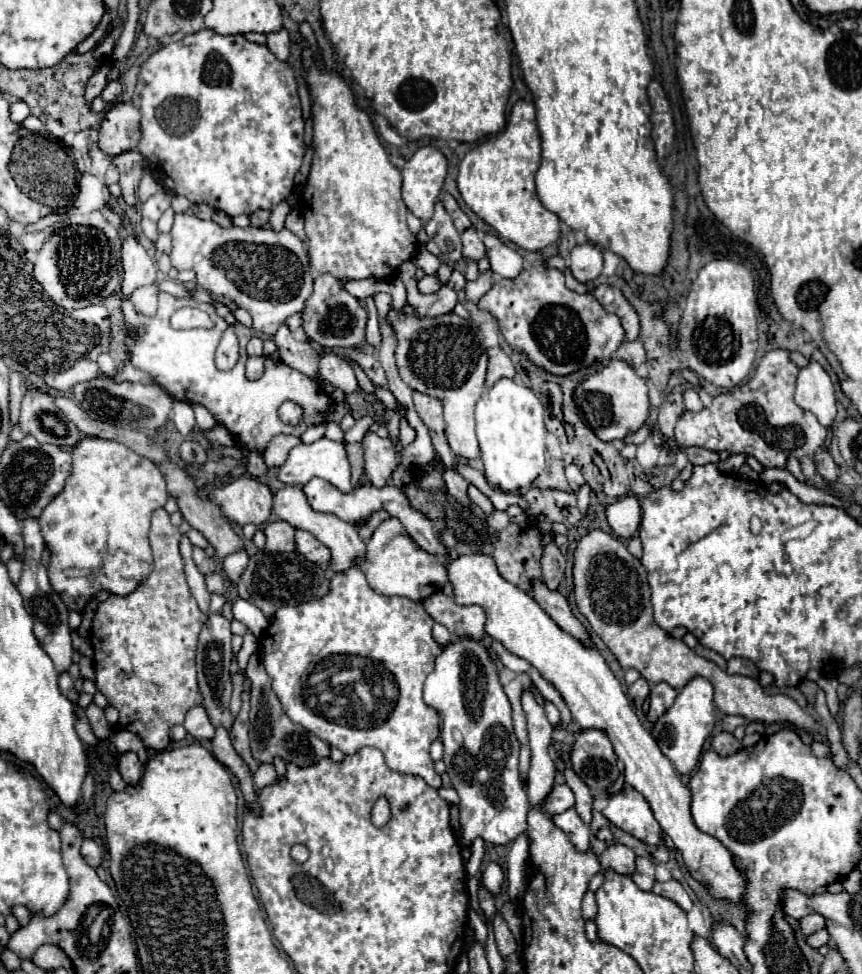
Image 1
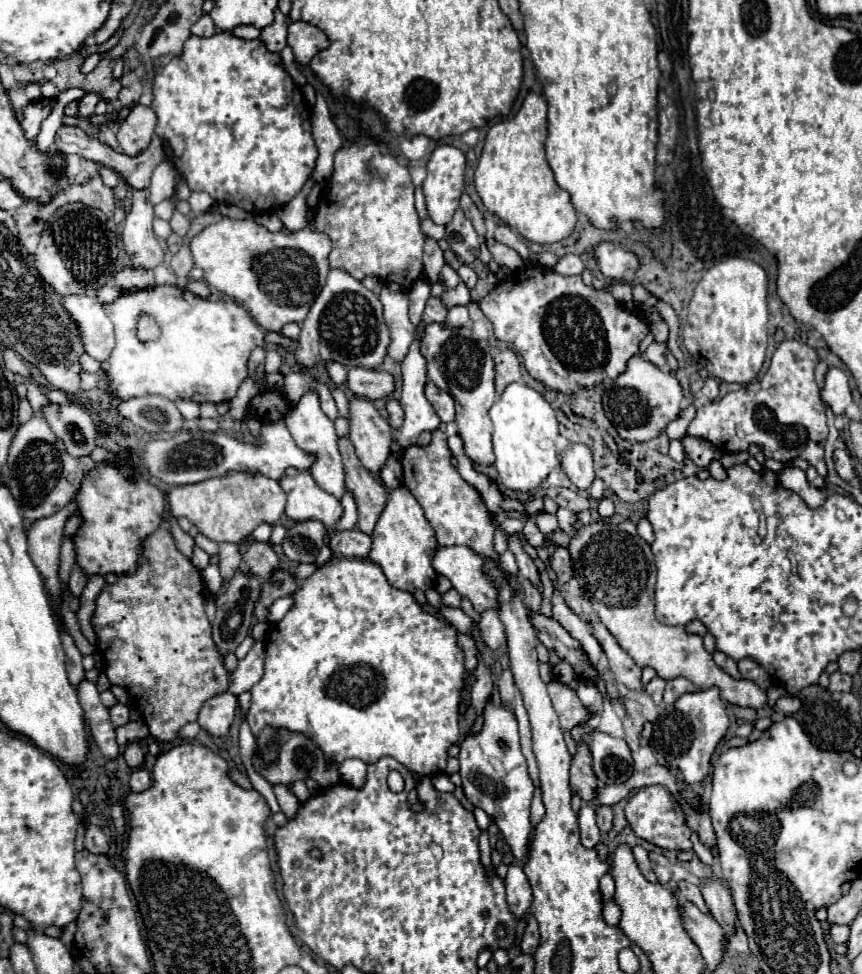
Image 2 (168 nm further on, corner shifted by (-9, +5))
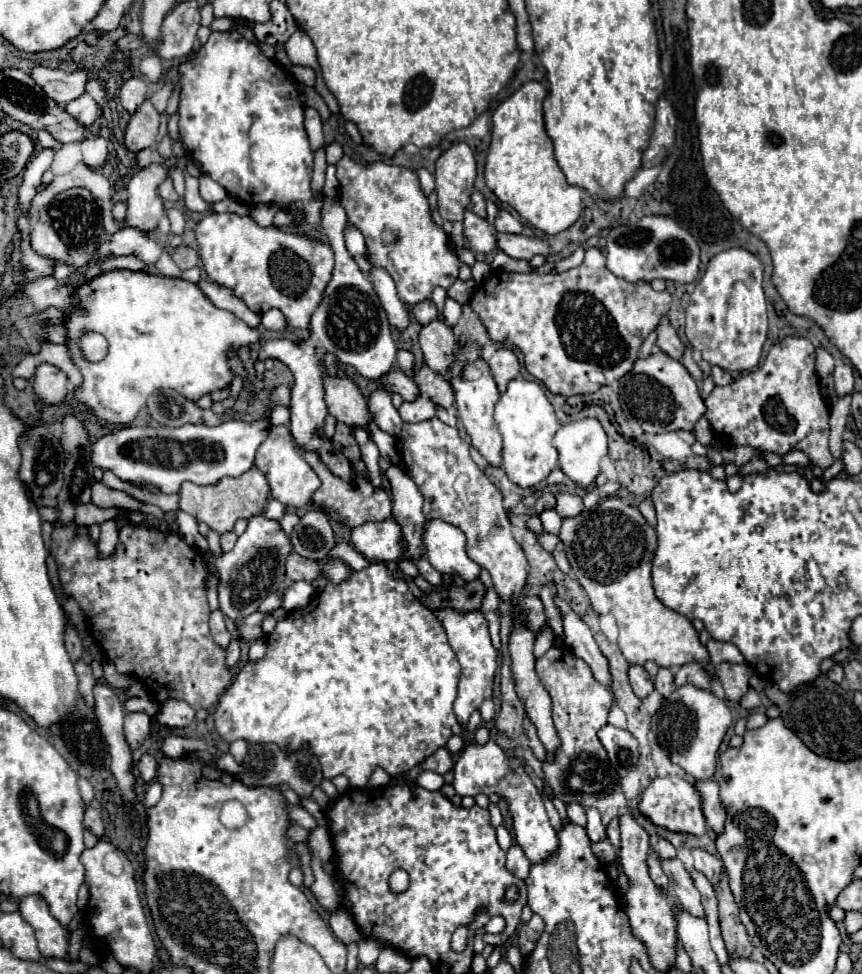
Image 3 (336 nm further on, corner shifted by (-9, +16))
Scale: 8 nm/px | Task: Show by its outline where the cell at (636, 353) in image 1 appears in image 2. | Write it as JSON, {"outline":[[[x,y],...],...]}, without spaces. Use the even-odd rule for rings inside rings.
{"outline":[[[652,343],[648,349],[646,349],[646,353],[644,353],[644,357],[650,361],[650,363],[654,363],[654,365],[658,365],[658,367],[664,367],[664,353],[666,353],[666,345],[660,345],[660,343]]]}

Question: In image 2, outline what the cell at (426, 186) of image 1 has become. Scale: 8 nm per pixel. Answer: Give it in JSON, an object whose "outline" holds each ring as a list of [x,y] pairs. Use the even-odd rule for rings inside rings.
{"outline":[[[438,145],[430,155],[422,191],[428,215],[434,223],[446,225],[458,209],[464,191],[464,167],[464,153],[452,145]]]}

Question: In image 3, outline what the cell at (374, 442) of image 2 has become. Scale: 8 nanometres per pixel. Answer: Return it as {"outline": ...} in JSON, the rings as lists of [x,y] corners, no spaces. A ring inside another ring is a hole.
{"outline":[[[324,372],[324,392],[328,414],[338,422],[348,424],[350,428],[366,428],[366,424],[372,420],[368,412],[368,400],[362,396],[352,378],[330,376]]]}

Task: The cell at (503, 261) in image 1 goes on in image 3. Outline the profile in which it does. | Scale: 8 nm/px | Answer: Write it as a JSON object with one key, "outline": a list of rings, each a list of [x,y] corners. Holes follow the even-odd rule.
{"outline":[[[498,210],[494,228],[502,234],[522,234],[522,222],[508,210]]]}

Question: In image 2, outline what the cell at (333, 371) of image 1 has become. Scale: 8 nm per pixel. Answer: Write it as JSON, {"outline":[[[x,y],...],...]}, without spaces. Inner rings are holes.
{"outline":[[[350,367],[348,369],[348,387],[358,397],[380,399],[392,393],[394,377],[382,369],[364,369],[364,367]]]}

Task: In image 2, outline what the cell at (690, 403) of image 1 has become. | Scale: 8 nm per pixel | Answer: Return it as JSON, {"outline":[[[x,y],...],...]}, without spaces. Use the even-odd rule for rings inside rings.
{"outline":[[[708,377],[708,379],[704,381],[702,393],[704,393],[704,397],[706,397],[708,401],[714,401],[714,399],[718,397],[718,379],[714,379],[714,377]]]}

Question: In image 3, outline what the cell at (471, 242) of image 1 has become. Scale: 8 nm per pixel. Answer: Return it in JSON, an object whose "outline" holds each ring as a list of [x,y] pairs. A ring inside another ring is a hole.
{"outline":[[[496,234],[496,236],[498,236],[498,248],[512,258],[532,260],[536,254],[542,254],[542,256],[554,254],[550,244],[536,236],[534,238],[528,238],[522,234]]]}

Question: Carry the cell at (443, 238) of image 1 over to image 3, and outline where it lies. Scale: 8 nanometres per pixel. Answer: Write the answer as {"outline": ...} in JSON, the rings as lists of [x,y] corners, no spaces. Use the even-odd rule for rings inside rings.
{"outline":[[[466,212],[464,216],[464,234],[468,238],[468,244],[474,252],[482,252],[482,254],[490,254],[494,252],[496,246],[496,232],[494,226],[490,226],[484,218],[476,216],[474,212]]]}

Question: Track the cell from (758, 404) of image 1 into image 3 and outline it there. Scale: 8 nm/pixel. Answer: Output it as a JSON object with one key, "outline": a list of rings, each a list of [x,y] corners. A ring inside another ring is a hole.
{"outline":[[[784,338],[782,342],[772,346],[760,368],[748,372],[746,376],[734,380],[728,386],[716,386],[704,400],[708,408],[704,416],[710,420],[716,438],[726,446],[752,446],[764,452],[776,452],[780,456],[784,456],[790,450],[802,450],[812,464],[820,466],[822,470],[830,468],[834,462],[828,450],[830,412],[820,392],[820,378],[814,368],[814,350],[816,348],[806,338]]]}

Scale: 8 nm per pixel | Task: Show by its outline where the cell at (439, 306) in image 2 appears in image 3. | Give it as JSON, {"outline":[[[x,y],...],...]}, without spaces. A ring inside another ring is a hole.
{"outline":[[[424,300],[424,302],[416,304],[416,306],[412,306],[412,314],[414,314],[416,322],[422,324],[422,326],[426,326],[426,324],[432,322],[432,320],[436,320],[436,316],[438,316],[436,306],[434,306],[432,300]]]}

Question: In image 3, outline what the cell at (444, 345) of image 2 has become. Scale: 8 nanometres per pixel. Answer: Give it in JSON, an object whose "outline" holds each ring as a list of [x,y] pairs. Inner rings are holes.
{"outline":[[[458,348],[456,350],[456,360],[450,368],[450,384],[456,394],[456,408],[458,408],[458,418],[466,428],[466,434],[470,436],[472,446],[486,458],[490,466],[500,466],[502,460],[502,436],[494,424],[494,404],[500,398],[500,392],[496,388],[496,382],[492,380],[490,368],[486,366],[484,360],[478,358],[478,348]]]}

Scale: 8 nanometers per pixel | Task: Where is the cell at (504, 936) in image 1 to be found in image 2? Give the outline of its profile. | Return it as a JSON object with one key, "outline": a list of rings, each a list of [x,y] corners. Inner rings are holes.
{"outline":[[[510,865],[504,885],[506,885],[506,901],[510,907],[510,913],[518,921],[522,921],[526,917],[530,901],[532,901],[532,891],[528,887],[528,879],[526,879],[524,871],[518,865]]]}

